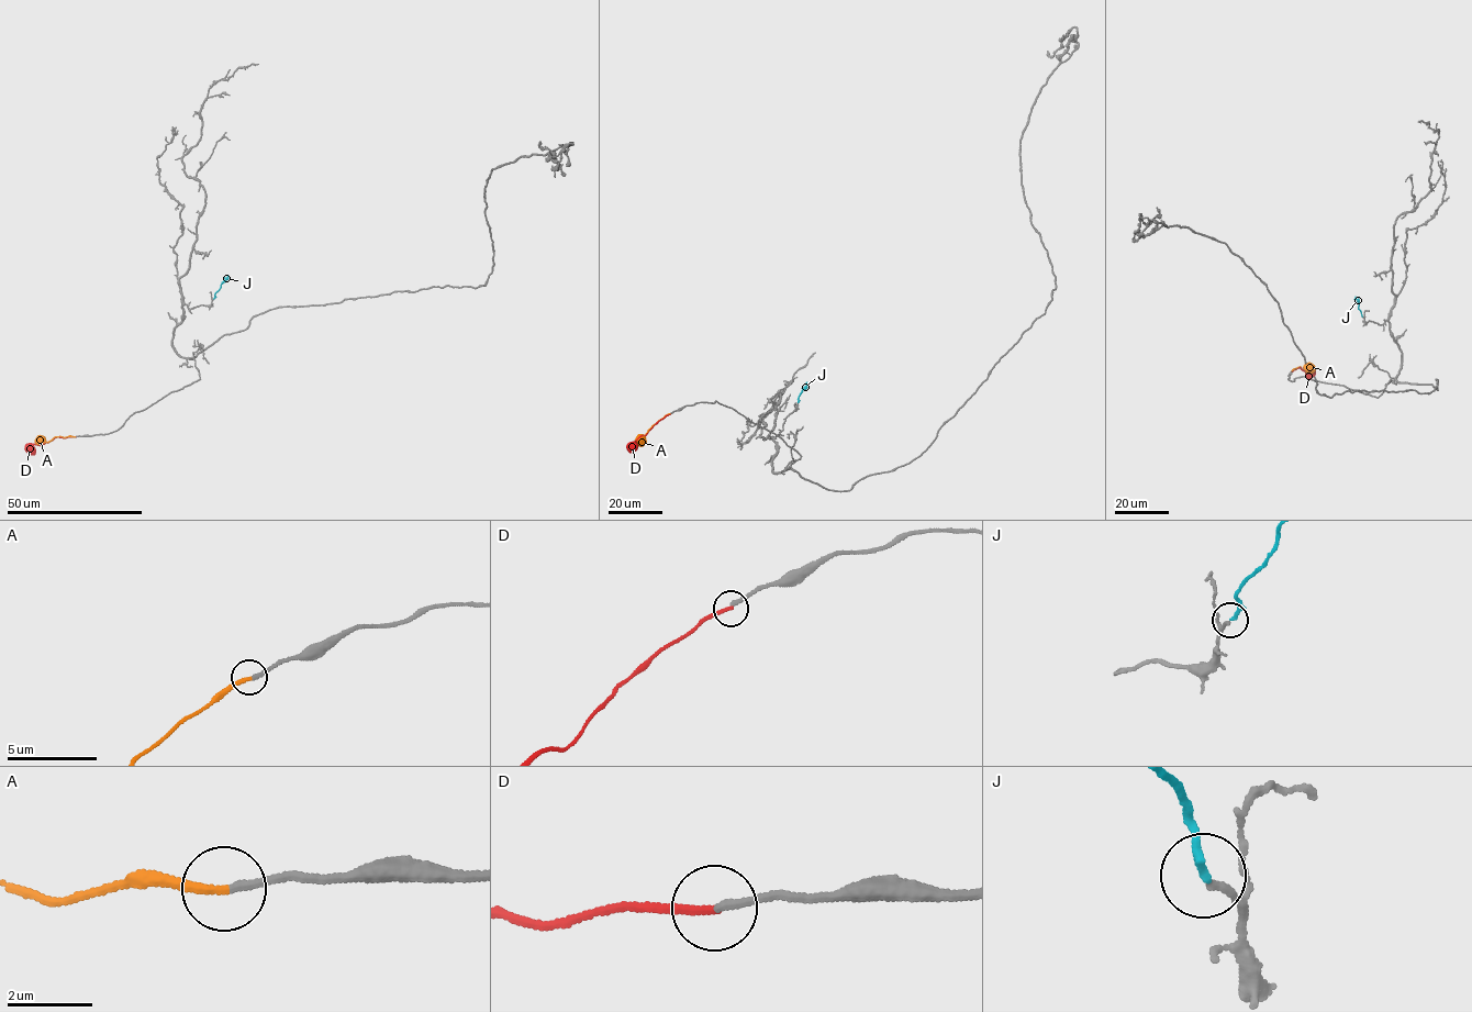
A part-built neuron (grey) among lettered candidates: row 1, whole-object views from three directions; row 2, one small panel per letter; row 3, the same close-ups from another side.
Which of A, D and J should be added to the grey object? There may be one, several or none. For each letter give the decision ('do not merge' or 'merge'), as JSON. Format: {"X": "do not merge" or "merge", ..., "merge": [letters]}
{"A": "merge", "D": "do not merge", "J": "merge", "merge": ["A", "J"]}

